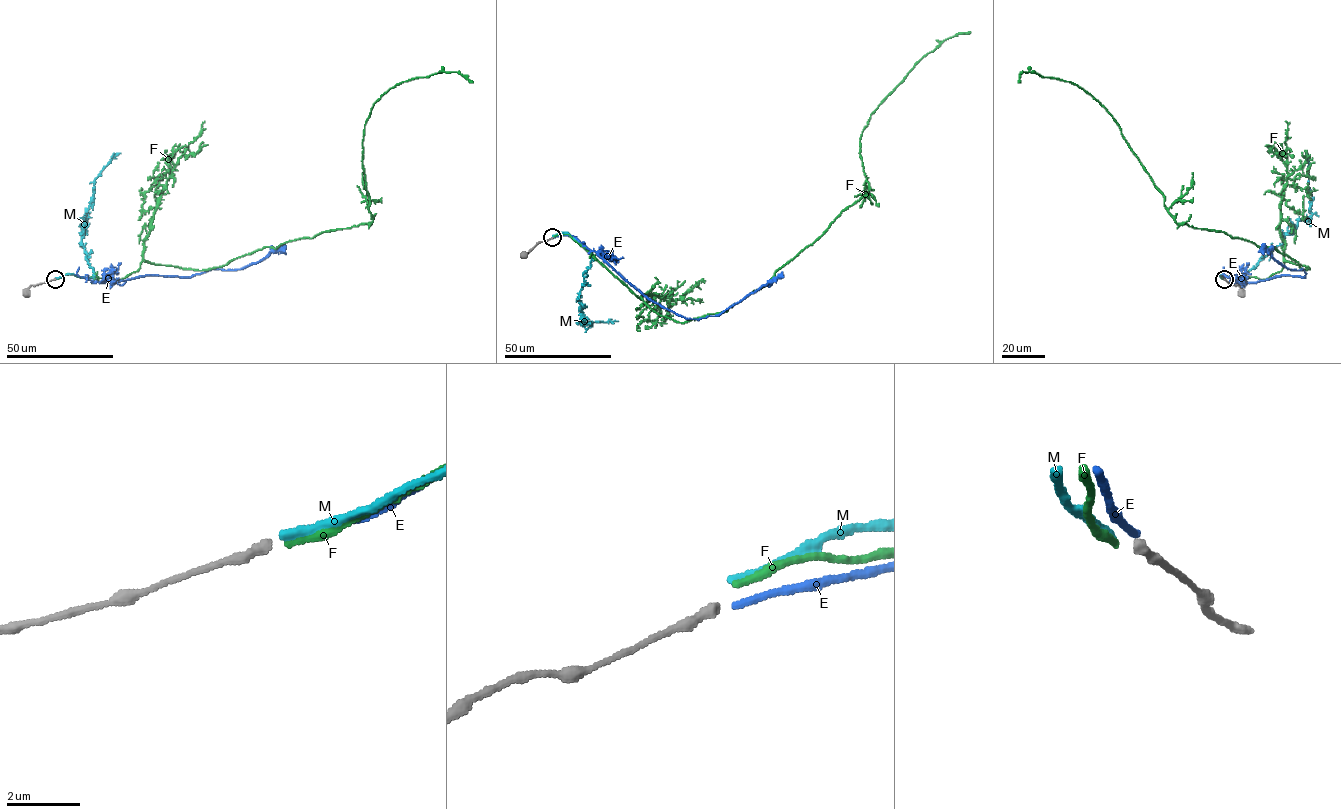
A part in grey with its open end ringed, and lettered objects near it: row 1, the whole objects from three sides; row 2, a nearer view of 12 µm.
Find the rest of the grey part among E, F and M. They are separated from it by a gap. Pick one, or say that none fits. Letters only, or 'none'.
none

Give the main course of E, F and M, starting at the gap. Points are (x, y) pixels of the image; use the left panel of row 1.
E: (56, 278), (76, 274), (119, 282), (241, 269), (284, 243)
F: (56, 279), (119, 279), (142, 261), (208, 269), (370, 224), (362, 142), (372, 105), (418, 77), (472, 82)
M: (55, 278), (66, 274), (94, 276), (81, 243), (83, 218), (93, 197), (94, 180), (120, 153)

